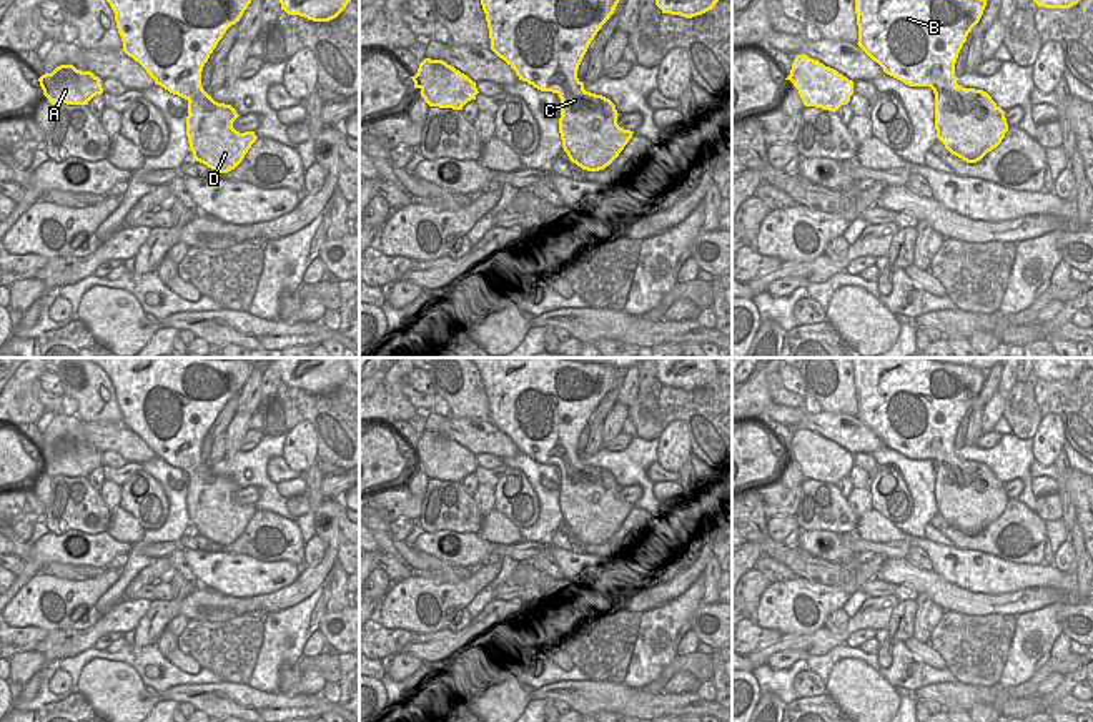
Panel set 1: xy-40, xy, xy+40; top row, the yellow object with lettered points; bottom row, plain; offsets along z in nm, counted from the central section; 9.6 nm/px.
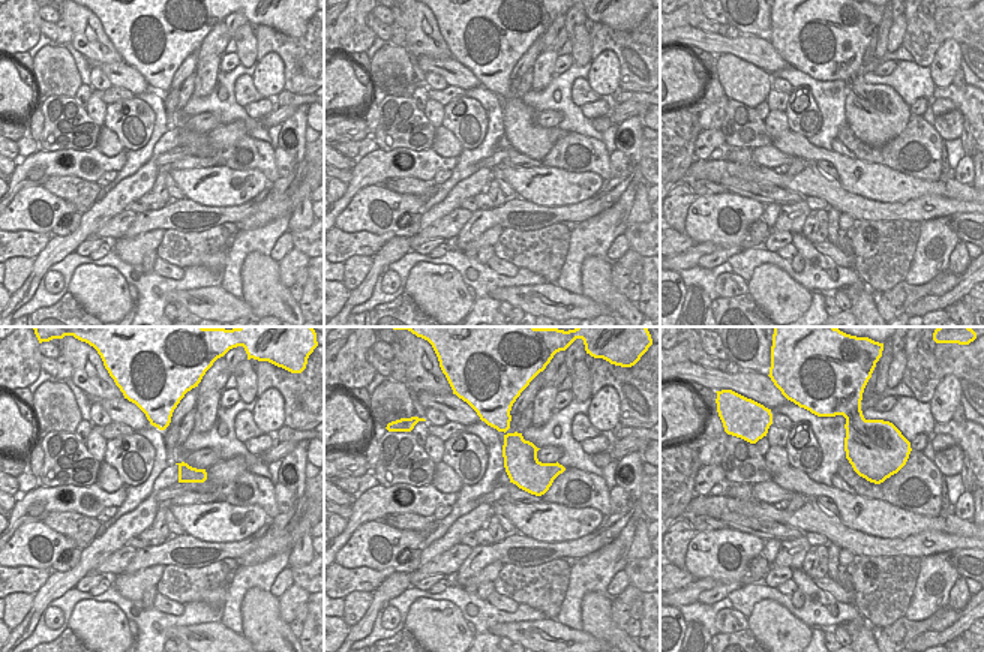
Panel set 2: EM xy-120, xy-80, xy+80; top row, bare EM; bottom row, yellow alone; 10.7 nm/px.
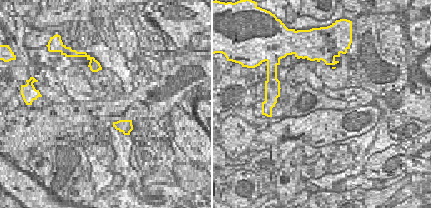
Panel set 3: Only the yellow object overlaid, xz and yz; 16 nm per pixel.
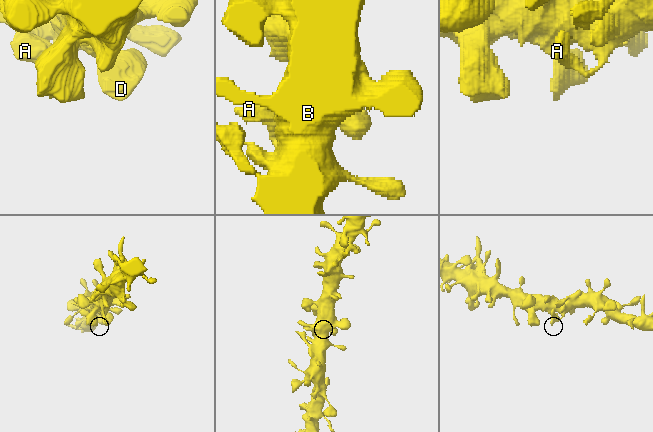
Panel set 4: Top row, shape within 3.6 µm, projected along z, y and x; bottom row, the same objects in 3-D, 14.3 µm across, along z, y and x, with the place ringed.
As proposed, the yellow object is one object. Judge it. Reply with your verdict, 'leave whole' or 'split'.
leave whole

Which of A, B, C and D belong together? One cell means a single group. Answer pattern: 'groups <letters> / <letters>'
groups A B C D

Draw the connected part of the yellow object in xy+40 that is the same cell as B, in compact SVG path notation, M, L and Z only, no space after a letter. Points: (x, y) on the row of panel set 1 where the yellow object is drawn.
M855 0L858 47L883 72L908 87L930 87L935 93L935 130L945 148L967 163L980 161L997 148L1008 123L1005 111L983 90L957 83L955 63L987 0Z

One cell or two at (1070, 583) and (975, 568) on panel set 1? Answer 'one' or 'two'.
one

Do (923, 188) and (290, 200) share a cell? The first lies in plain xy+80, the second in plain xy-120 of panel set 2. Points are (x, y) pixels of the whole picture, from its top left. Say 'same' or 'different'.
different

